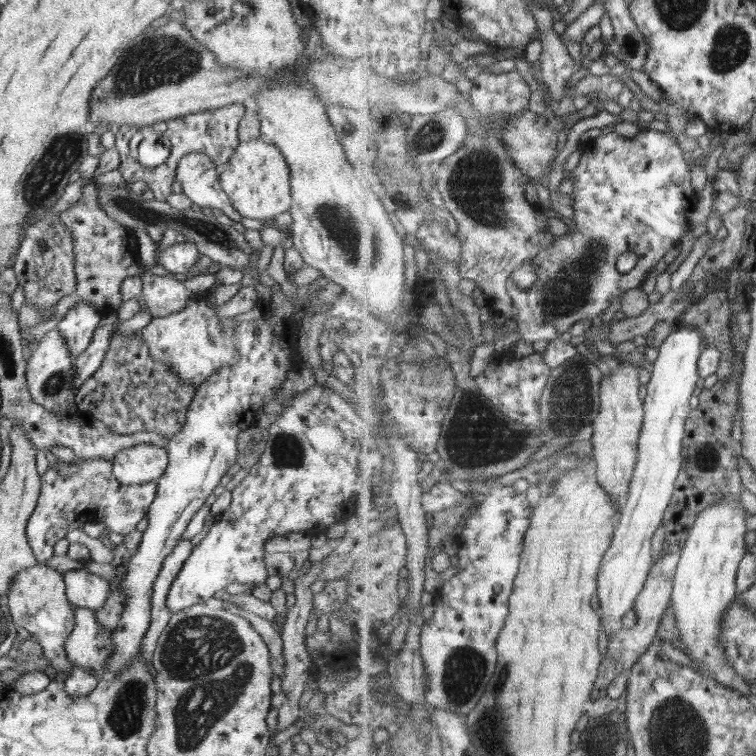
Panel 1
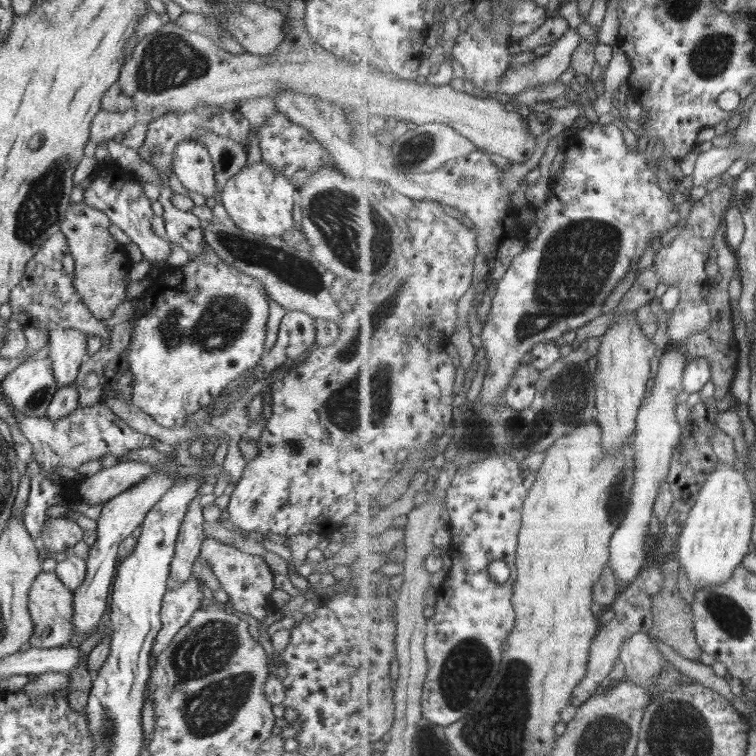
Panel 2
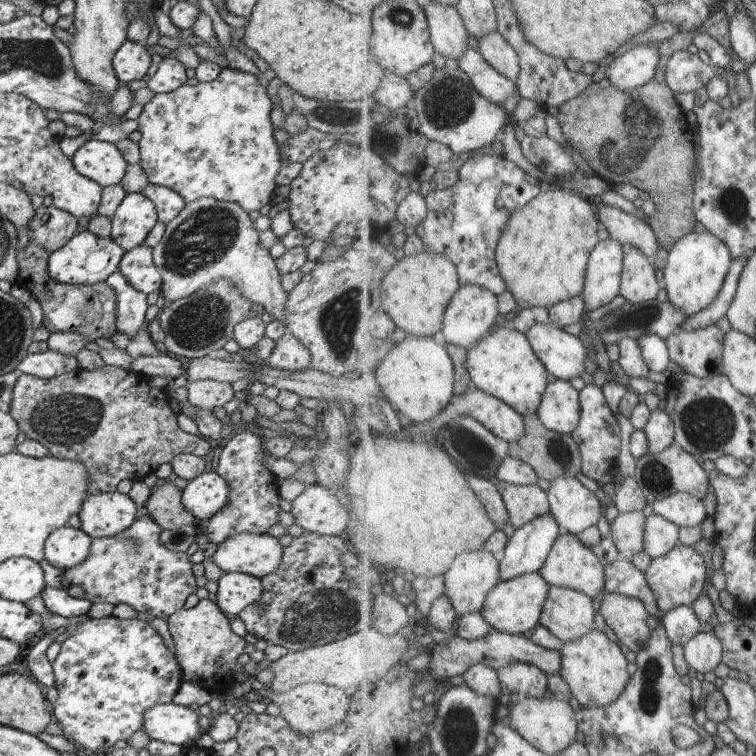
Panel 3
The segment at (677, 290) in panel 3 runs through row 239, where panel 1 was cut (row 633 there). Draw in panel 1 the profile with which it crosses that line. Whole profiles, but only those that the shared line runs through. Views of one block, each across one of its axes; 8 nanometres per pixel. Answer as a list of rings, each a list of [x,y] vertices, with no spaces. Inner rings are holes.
[[[724,497],[702,511],[683,550],[683,559],[675,575],[673,601],[684,650],[704,664],[706,675],[728,686],[740,686],[740,690],[749,695],[752,686],[748,678],[730,664],[728,652],[722,646],[726,613],[740,596],[738,574],[741,564],[750,557],[748,545],[753,542],[748,538],[748,532],[748,510],[740,499]]]

